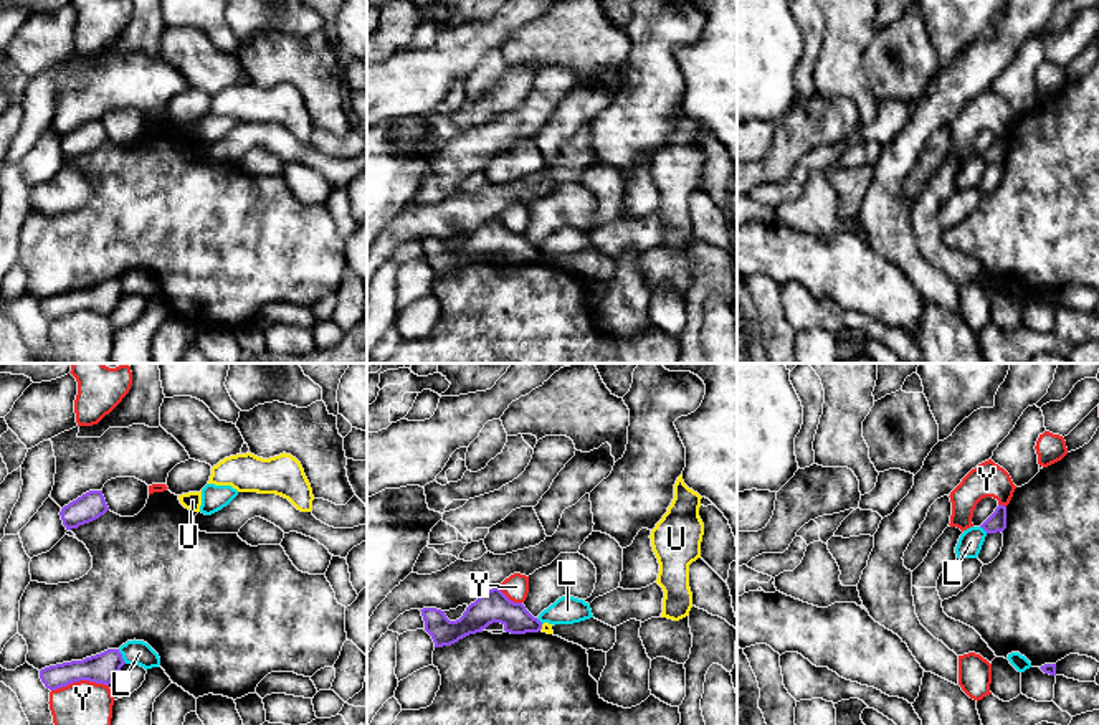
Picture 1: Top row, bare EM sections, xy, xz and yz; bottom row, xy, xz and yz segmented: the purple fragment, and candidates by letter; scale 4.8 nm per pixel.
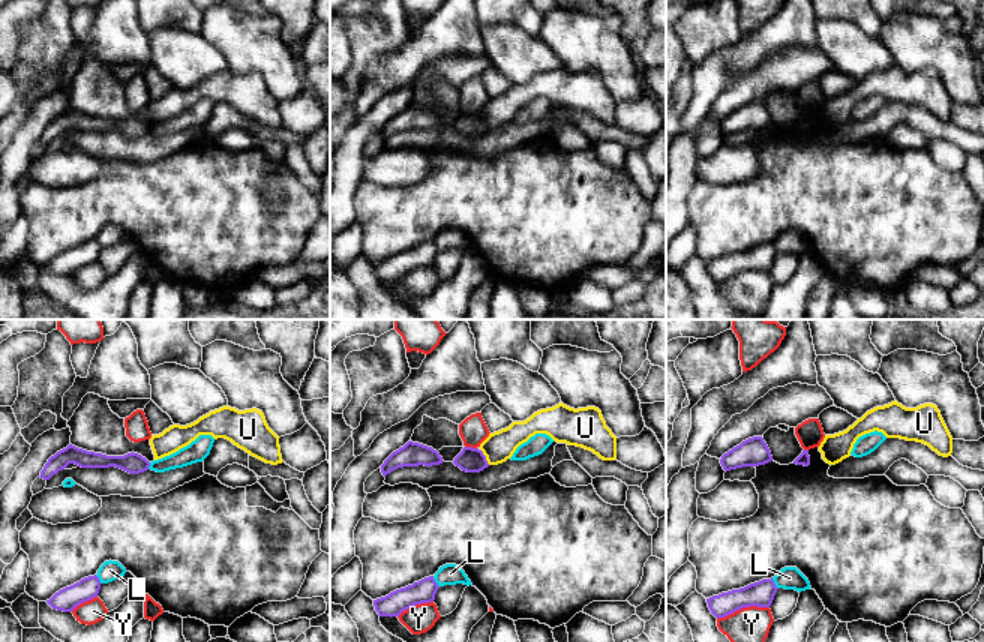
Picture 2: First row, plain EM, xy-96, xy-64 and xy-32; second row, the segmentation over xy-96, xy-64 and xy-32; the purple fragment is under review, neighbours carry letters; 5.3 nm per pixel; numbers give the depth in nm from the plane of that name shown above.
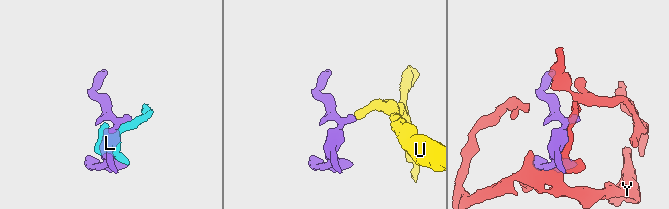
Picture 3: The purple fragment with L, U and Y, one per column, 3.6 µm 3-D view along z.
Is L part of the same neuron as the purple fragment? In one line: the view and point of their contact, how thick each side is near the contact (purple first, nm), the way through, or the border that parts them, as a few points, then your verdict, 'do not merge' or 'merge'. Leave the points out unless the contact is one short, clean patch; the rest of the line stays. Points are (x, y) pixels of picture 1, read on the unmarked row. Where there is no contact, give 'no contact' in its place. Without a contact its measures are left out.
xy (121, 286) | 150/120 nm | do not merge

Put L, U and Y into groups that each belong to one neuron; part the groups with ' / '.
L / U / Y

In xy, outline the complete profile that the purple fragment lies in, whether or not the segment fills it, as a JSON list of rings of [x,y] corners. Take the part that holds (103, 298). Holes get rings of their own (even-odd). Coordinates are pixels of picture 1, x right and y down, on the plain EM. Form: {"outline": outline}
{"outline": [[[107,279],[83,291],[45,297],[40,301],[40,309],[50,320],[56,320],[79,310],[109,315],[124,294],[126,292],[119,279]]]}

